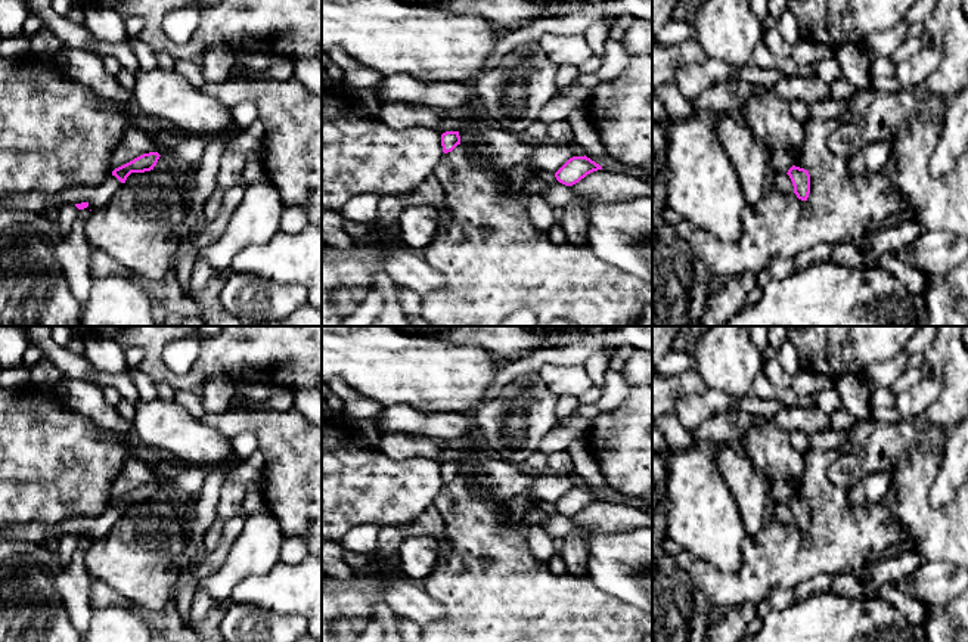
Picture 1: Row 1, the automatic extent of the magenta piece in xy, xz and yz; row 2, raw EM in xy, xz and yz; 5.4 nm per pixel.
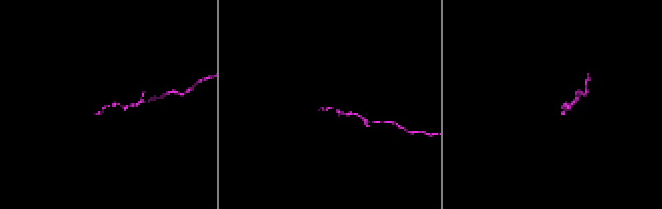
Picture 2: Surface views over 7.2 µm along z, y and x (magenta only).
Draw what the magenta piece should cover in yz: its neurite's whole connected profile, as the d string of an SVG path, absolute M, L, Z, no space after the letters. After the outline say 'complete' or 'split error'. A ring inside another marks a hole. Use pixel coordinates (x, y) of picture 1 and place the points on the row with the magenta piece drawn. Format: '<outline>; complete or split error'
M792 165L786 173L792 182L798 199L807 201L810 193L810 174L807 170Z; complete

